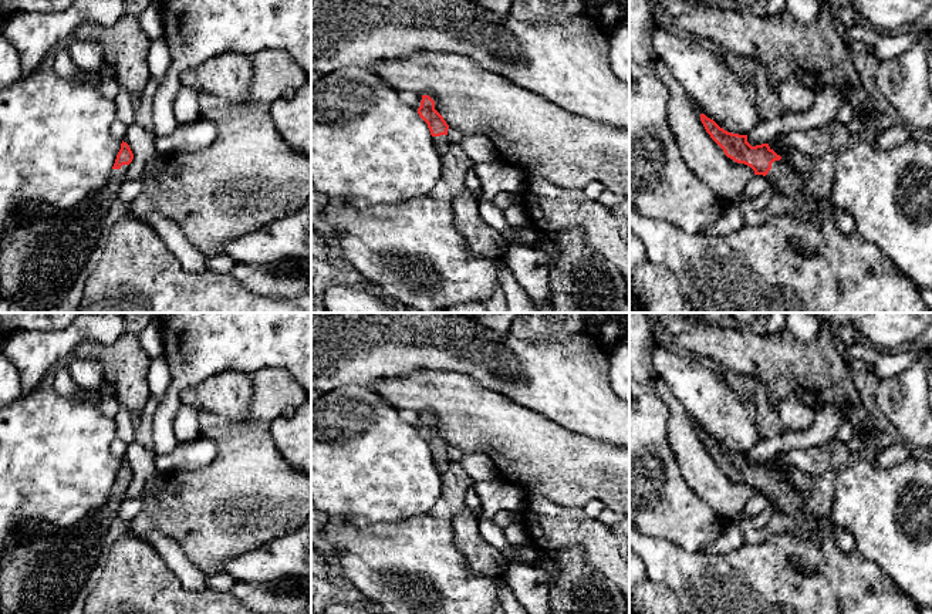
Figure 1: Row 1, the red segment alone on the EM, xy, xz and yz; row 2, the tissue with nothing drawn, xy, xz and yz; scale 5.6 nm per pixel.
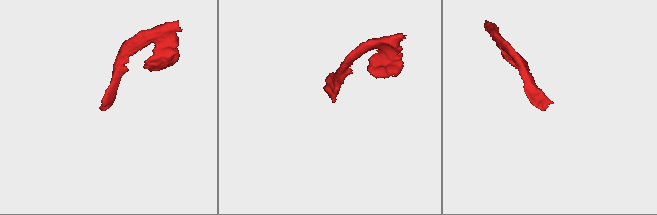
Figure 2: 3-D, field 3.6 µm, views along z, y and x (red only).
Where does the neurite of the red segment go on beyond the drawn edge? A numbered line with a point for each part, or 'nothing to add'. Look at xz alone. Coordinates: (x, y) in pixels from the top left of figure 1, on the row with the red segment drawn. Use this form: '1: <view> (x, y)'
1: xz (442, 142)

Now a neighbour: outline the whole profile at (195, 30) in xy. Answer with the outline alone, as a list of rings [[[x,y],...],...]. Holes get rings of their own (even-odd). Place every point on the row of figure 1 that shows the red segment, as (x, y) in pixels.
[[[161,0],[163,40],[172,57],[170,67],[153,95],[153,134],[169,135],[178,122],[175,98],[185,71],[222,53],[251,58],[263,50],[284,50],[311,80],[311,0]]]

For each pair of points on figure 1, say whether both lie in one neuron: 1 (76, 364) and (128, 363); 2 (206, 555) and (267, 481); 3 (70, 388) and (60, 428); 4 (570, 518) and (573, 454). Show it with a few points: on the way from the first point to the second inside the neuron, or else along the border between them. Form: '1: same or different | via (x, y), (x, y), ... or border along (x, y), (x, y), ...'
1: different | border along (74, 354), (94, 358), (101, 365), (105, 380)
2: same | via (210, 532), (223, 508), (245, 498)
3: different | border along (51, 385), (64, 395), (77, 395), (83, 390)
4: different | border along (539, 493), (564, 506), (581, 508)

